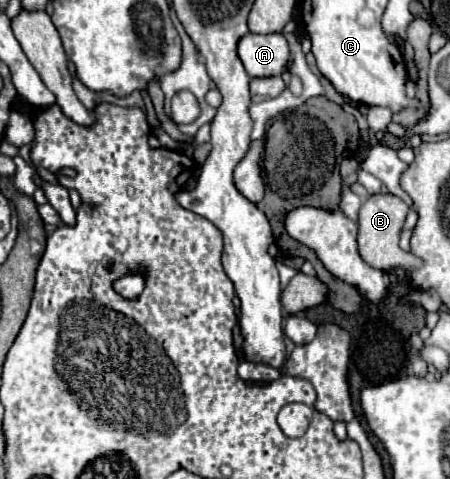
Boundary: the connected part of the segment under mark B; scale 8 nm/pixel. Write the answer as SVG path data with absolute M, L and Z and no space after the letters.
M372 194L362 204L362 210L358 214L358 252L362 254L362 260L366 264L384 272L390 272L396 266L402 266L408 272L412 272L414 268L422 266L422 260L418 260L410 252L404 252L398 246L406 214L408 214L408 204L394 194Z

